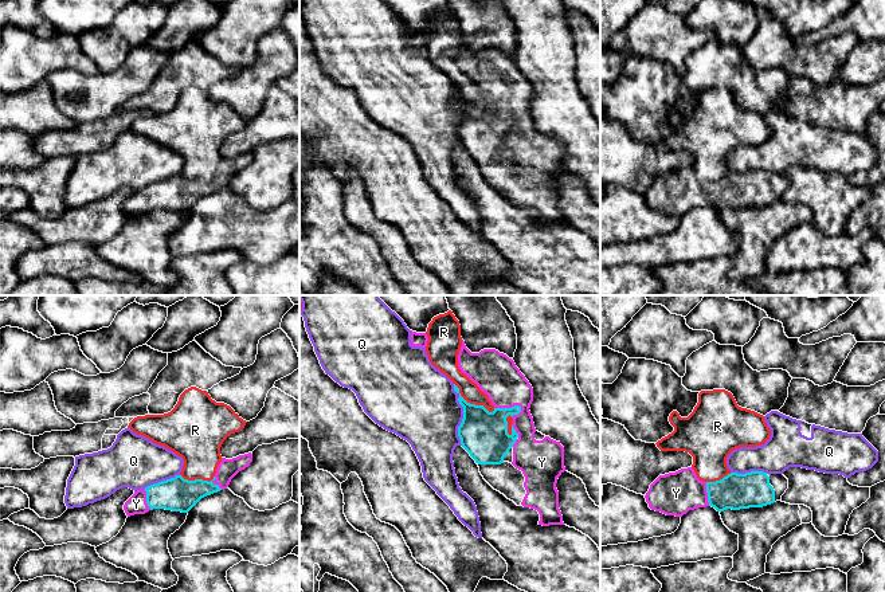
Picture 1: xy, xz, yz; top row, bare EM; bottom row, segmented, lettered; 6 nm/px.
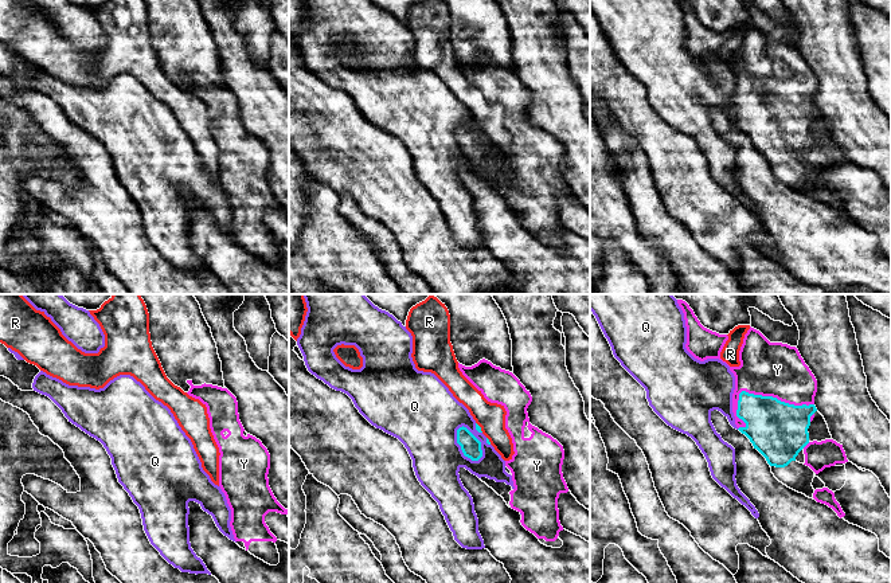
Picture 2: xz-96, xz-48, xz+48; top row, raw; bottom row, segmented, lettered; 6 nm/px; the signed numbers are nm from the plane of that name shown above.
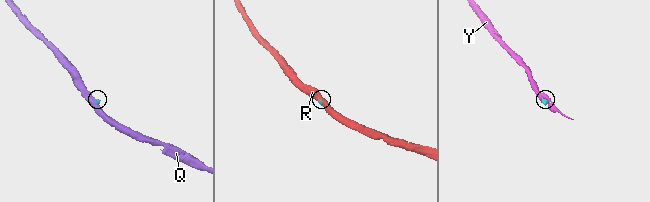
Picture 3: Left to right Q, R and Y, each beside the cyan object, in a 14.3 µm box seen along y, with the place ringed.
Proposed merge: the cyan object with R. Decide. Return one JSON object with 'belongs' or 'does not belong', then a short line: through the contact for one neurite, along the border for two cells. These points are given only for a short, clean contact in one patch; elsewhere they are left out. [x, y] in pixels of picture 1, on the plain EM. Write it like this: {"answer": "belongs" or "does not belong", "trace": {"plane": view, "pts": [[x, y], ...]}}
{"answer": "does not belong"}

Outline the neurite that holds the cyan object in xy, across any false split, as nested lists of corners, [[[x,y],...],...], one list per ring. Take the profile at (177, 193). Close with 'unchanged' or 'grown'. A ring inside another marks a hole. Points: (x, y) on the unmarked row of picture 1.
[[[252,153],[239,154],[232,158],[223,157],[212,180],[188,180],[181,175],[150,184],[134,193],[125,201],[124,209],[128,216],[145,213],[153,208],[188,212],[201,197],[227,188],[231,179],[250,165]]]; grown

